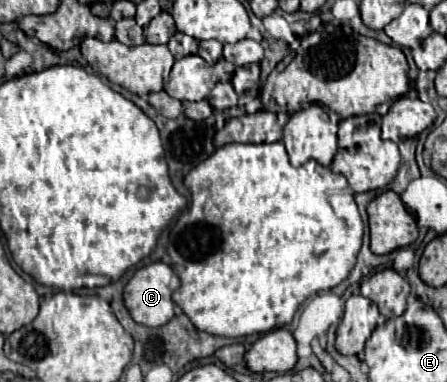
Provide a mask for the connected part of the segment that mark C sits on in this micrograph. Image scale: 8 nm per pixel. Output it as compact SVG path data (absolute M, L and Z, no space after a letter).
M152 262L134 272L130 282L124 286L124 304L130 312L130 316L144 326L162 326L174 316L174 302L172 292L178 290L178 276L172 272L172 268L164 262Z

